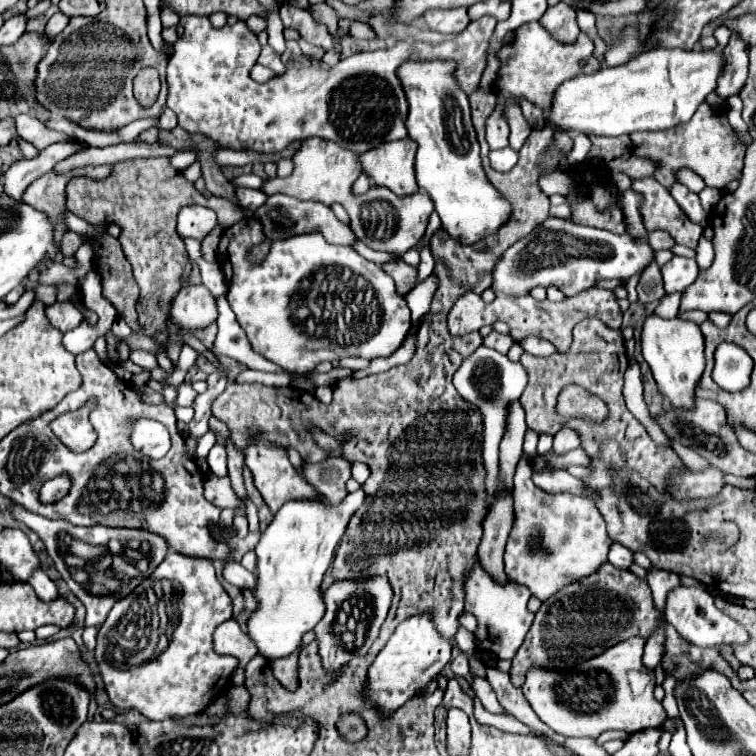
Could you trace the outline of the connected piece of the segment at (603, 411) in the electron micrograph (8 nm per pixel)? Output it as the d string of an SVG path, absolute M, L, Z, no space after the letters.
M566 386L557 398L556 409L566 419L584 417L592 423L602 423L608 417L606 403L581 386Z

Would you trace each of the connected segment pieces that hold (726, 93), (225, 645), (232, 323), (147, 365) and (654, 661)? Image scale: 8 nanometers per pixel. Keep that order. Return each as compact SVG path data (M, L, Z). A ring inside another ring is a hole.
M738 35L730 37L730 43L724 47L726 67L724 73L718 79L716 95L722 99L728 99L732 95L738 95L740 89L746 83L748 77L748 47L738 39Z
M230 619L224 622L213 633L214 651L222 655L234 655L240 659L240 665L232 677L232 683L244 683L244 667L258 653L250 643L250 638L242 631L237 621Z
M226 295L216 297L216 305L218 305L218 335L214 341L214 355L228 355L232 359L236 359L238 363L246 365L248 369L258 369L258 371L270 371L270 373L286 373L284 369L280 369L278 365L266 361L264 357L260 357L258 353L252 351L242 327L236 321L234 311L230 309Z
M132 351L130 359L132 359L134 363L138 363L140 367L144 367L144 369L150 369L150 371L158 367L158 361L156 361L156 357L154 357L152 353L146 353L146 351Z
M658 628L647 640L642 657L643 664L650 669L655 669L659 665L664 653L663 643L665 635L661 628Z

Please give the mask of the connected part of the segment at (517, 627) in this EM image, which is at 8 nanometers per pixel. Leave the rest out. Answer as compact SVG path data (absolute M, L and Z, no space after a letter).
M476 563L470 569L464 589L466 589L464 609L478 619L478 631L476 631L478 647L482 651L494 653L498 659L512 659L534 621L534 613L530 613L526 607L530 599L530 591L512 581L506 585L496 585L480 563Z

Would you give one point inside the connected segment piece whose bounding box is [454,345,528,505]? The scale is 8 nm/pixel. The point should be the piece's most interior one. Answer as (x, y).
(488, 379)

